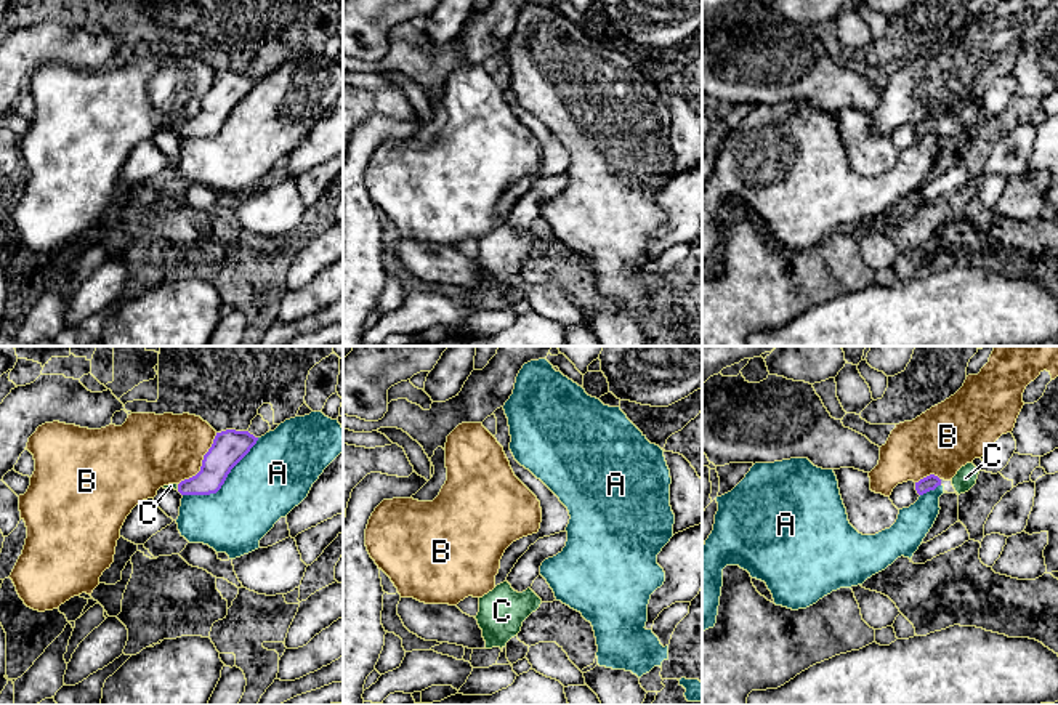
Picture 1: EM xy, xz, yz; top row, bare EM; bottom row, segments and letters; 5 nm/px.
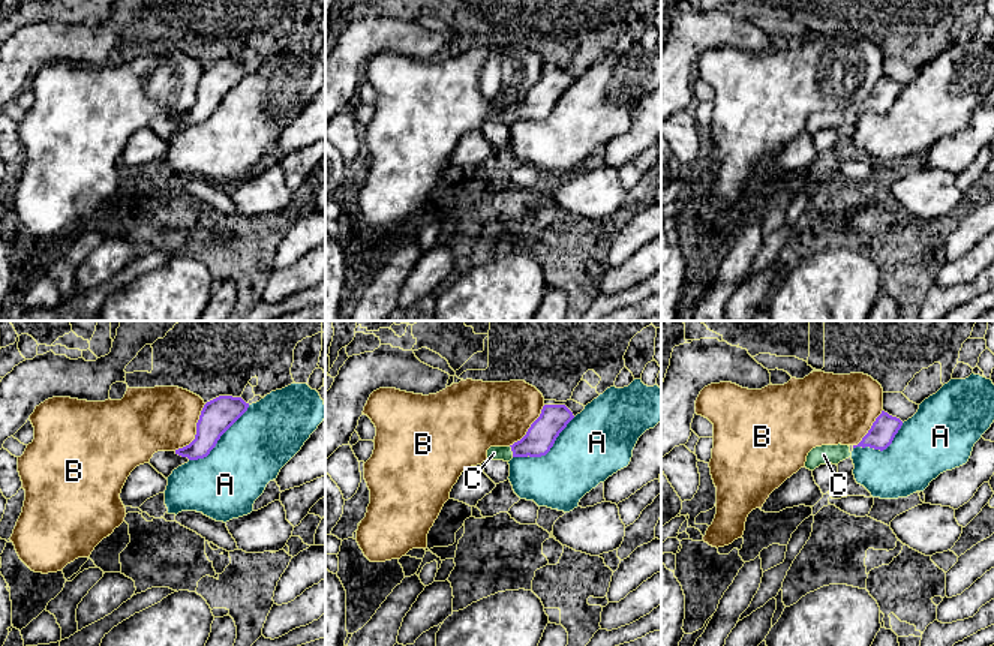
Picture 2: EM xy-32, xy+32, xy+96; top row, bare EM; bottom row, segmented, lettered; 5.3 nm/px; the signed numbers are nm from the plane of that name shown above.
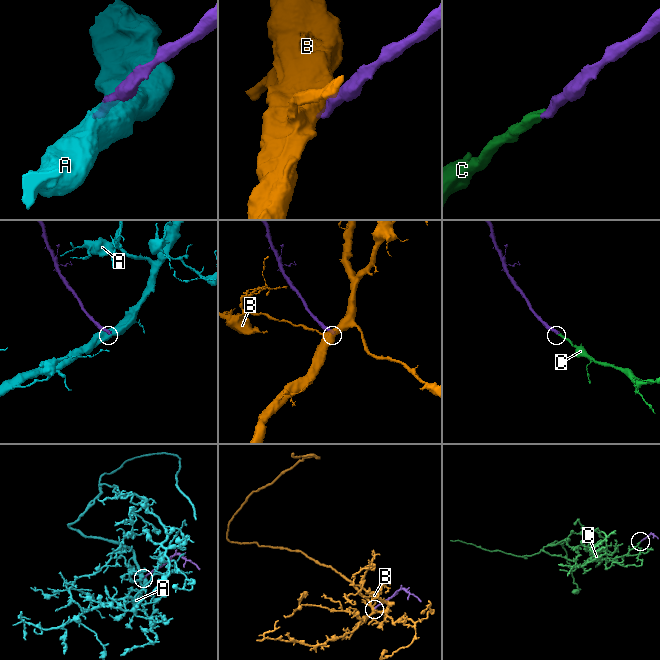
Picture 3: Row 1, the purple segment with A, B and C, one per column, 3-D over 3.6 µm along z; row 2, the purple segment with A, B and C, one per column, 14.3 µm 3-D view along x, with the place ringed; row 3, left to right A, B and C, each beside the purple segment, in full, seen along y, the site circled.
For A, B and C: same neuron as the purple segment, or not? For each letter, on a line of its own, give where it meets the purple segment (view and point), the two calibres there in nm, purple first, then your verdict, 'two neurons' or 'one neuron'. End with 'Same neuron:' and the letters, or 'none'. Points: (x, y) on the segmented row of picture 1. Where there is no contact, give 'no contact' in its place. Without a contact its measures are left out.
A: contact xy (225, 479); calibres 170 and 360 nm; two neurons
B: contact xy (202, 462); calibres 170 and 360 nm; two neurons
C: contact xy (178, 487); calibres 150 and 30 nm; one neuron
Same neuron: C

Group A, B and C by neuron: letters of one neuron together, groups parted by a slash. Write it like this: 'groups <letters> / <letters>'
groups A / B / C

